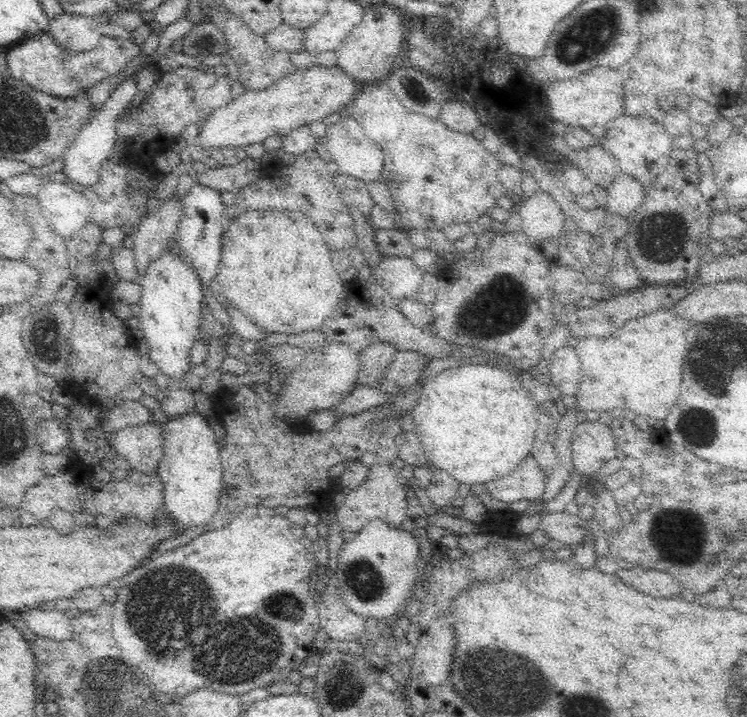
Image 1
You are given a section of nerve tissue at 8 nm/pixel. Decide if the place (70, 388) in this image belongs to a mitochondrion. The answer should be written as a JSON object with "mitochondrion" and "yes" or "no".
{"mitochondrion":"no"}

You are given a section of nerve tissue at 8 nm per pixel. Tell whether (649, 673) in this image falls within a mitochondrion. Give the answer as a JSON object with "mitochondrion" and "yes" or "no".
{"mitochondrion":"no"}

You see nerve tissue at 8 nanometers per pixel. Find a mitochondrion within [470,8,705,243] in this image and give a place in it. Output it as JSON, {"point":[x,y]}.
{"point":[586,38]}

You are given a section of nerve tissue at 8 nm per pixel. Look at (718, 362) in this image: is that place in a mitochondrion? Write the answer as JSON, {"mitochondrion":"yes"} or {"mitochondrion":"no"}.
{"mitochondrion":"yes"}

